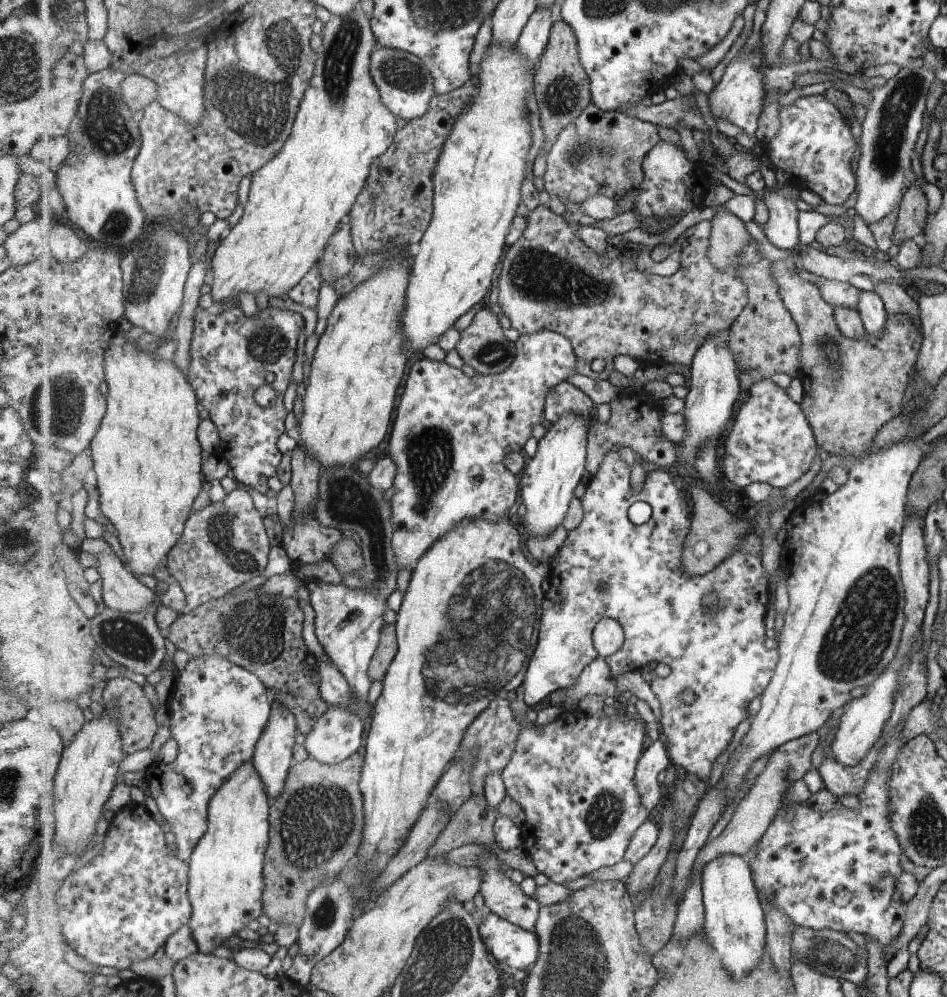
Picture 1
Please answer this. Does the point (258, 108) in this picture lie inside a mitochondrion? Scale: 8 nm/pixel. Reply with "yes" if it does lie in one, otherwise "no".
yes

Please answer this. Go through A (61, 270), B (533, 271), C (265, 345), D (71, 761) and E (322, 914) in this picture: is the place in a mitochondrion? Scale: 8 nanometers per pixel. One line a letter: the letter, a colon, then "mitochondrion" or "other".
A: other
B: mitochondrion
C: mitochondrion
D: other
E: mitochondrion

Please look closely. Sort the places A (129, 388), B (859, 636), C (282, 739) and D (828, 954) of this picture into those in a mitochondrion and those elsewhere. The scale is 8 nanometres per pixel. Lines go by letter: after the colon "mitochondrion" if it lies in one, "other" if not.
A: other
B: mitochondrion
C: other
D: mitochondrion

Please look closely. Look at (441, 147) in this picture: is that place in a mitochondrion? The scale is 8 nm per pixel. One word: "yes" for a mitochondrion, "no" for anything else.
no

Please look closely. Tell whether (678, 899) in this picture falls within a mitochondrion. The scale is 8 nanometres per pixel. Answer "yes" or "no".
no

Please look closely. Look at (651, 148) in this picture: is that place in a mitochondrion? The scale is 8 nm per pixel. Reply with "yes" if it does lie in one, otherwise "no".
no

